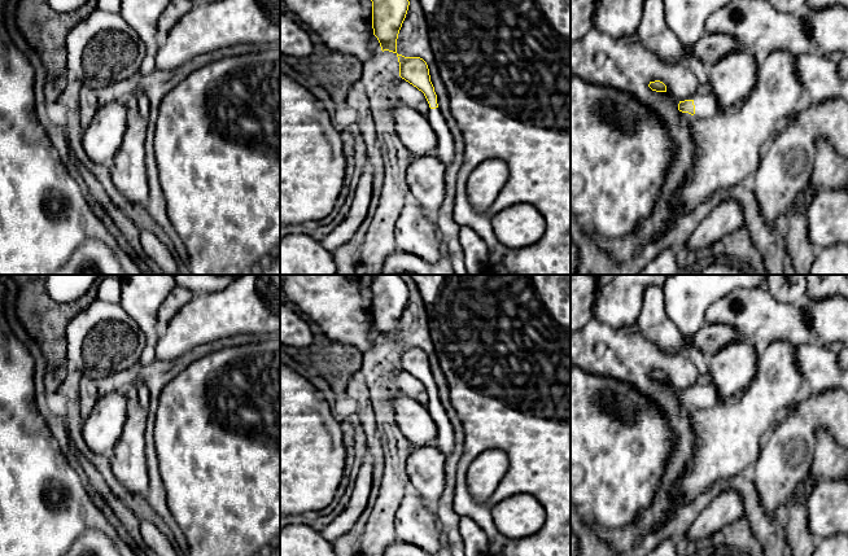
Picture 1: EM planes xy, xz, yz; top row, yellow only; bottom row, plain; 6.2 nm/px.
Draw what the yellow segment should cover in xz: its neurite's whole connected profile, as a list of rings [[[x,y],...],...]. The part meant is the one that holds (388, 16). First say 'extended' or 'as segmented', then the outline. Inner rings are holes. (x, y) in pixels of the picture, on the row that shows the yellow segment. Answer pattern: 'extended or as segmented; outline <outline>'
as segmented; outline [[[371,0],[372,29],[381,51],[397,53],[397,39],[406,18],[408,0]]]

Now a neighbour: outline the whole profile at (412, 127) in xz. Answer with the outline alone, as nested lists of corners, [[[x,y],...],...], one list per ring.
[[[402,101],[394,108],[395,130],[412,156],[436,153],[438,139],[427,115]]]

